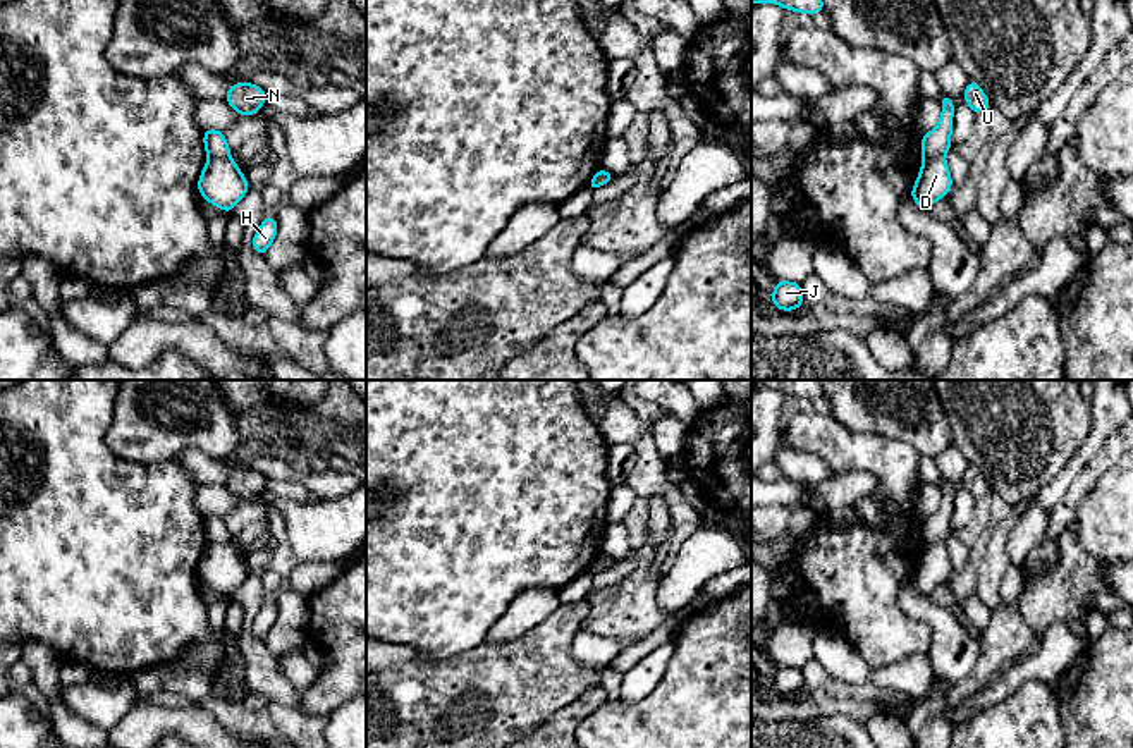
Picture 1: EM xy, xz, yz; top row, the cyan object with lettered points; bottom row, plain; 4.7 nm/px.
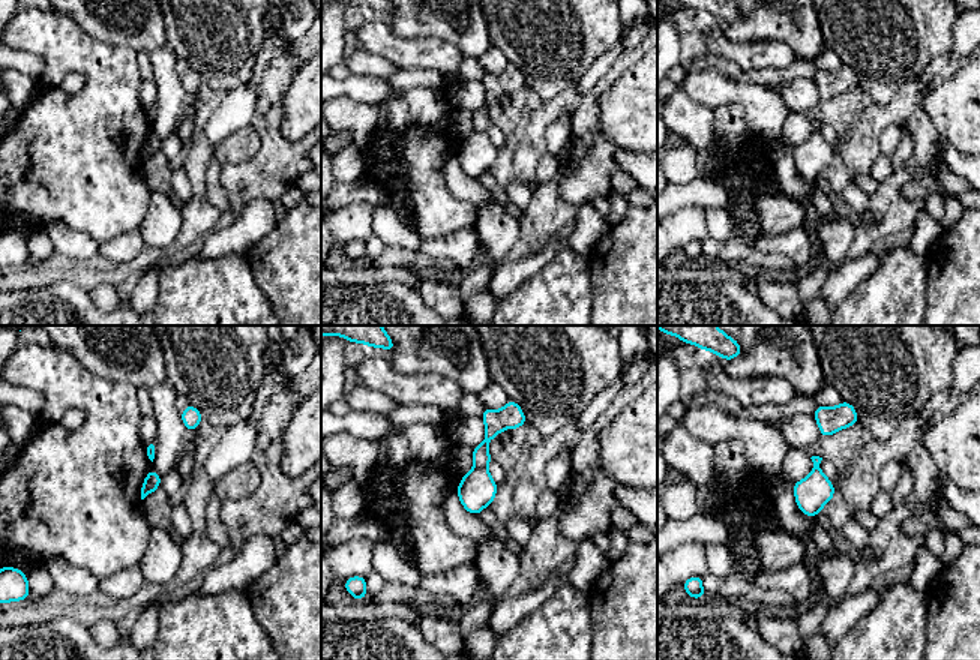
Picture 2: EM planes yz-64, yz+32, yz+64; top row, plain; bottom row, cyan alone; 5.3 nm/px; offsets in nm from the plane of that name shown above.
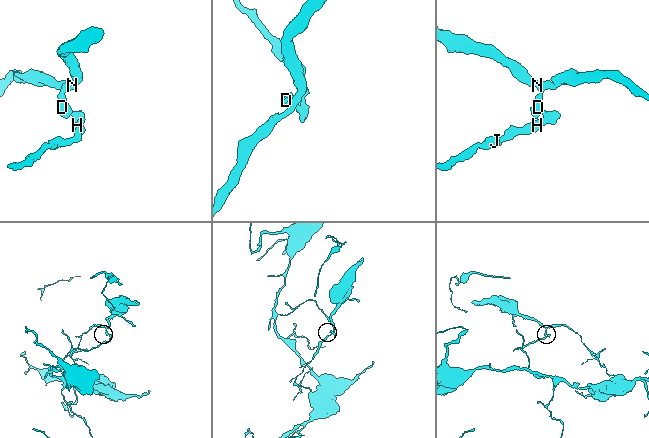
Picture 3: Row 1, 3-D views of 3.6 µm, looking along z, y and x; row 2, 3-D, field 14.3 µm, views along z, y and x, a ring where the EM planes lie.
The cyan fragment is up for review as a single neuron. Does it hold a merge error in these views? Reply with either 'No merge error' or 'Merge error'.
Merge error

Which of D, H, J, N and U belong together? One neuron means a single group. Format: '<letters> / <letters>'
D H J / N U

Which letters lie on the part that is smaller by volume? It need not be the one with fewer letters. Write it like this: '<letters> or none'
N, U

